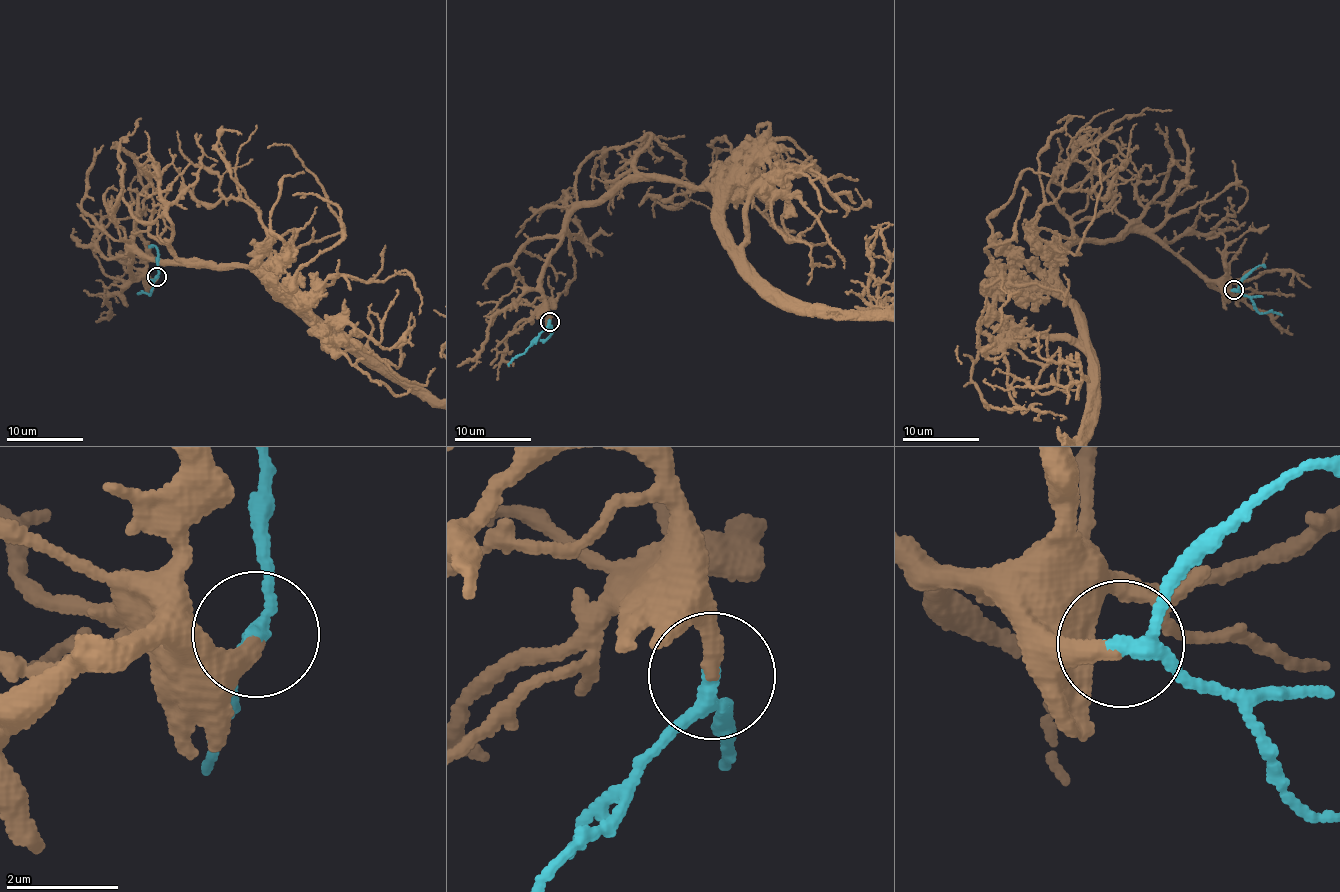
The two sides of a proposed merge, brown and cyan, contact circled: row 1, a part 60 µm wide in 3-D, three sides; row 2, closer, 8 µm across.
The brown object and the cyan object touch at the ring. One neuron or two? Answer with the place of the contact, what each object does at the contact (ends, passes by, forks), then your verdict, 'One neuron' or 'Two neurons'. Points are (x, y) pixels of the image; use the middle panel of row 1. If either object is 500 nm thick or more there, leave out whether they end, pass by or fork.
Place: (549, 322). At the ring brown ends. At the ring cyan passes by. One neuron

